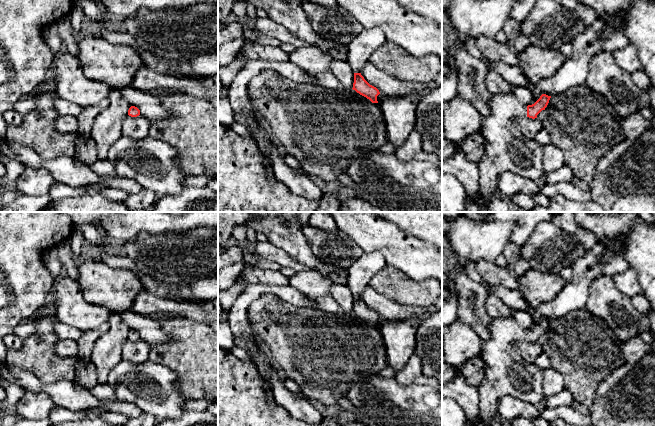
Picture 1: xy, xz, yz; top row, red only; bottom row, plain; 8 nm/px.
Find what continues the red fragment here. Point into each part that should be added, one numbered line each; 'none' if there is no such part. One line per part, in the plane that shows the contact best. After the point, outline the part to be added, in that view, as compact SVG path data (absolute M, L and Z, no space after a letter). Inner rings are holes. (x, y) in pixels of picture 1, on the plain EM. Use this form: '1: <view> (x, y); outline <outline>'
1: yz (506, 374); outline M512 316L492 319L489 329L490 338L483 342L481 351L485 365L485 376L478 389L481 424L488 424L499 418L499 402L506 396L532 405L536 405L544 398L543 370L535 363L521 359L513 346L516 341L527 340L527 330L521 328Z

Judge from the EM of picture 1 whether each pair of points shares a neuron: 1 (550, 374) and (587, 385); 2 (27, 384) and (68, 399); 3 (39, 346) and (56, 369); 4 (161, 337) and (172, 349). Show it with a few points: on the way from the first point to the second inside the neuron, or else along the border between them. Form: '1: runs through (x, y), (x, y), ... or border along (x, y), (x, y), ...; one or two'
1: border along (550, 366), (561, 375), (565, 387); two
2: runs through (37, 386), (58, 391); one
3: runs through (39, 352), (50, 363); one
4: border along (155, 319), (167, 338), (158, 344), (149, 345); two

